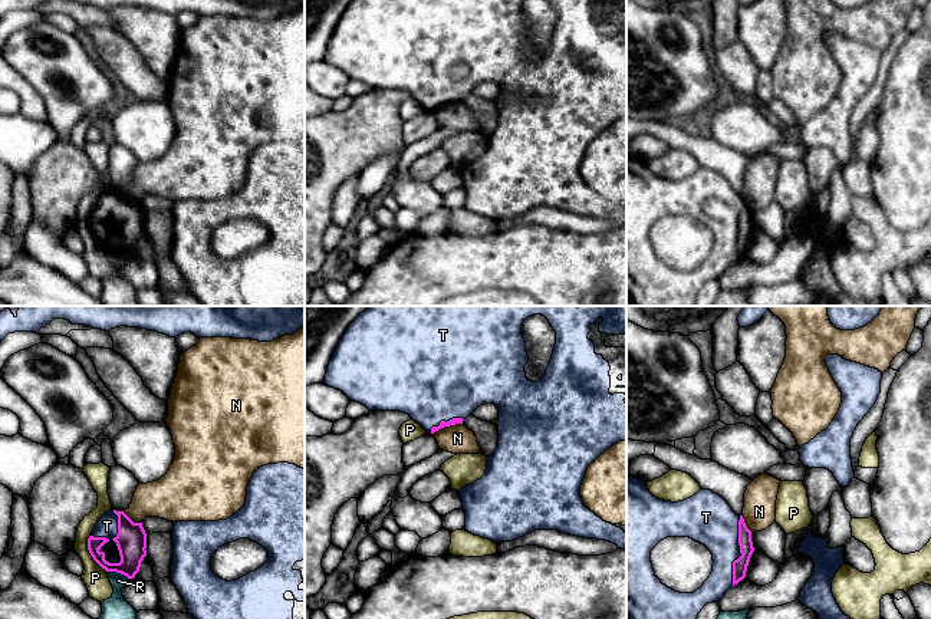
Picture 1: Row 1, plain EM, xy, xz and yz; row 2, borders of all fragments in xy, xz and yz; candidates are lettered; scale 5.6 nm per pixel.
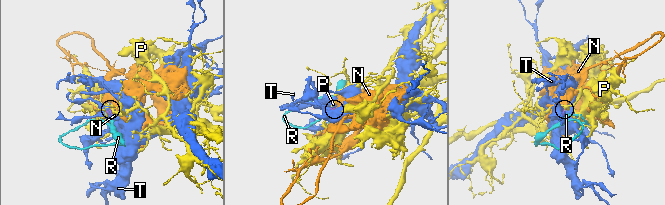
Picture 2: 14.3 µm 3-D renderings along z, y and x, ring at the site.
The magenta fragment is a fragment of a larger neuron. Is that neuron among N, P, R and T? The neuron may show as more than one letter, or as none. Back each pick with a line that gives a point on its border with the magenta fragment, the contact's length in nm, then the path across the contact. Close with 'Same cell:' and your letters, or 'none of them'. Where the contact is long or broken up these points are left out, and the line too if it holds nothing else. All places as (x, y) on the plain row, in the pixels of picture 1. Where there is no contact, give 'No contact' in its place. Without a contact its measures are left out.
T: Touches magenta at yz (740, 229). Shared border 400 nm
Same cell: T

